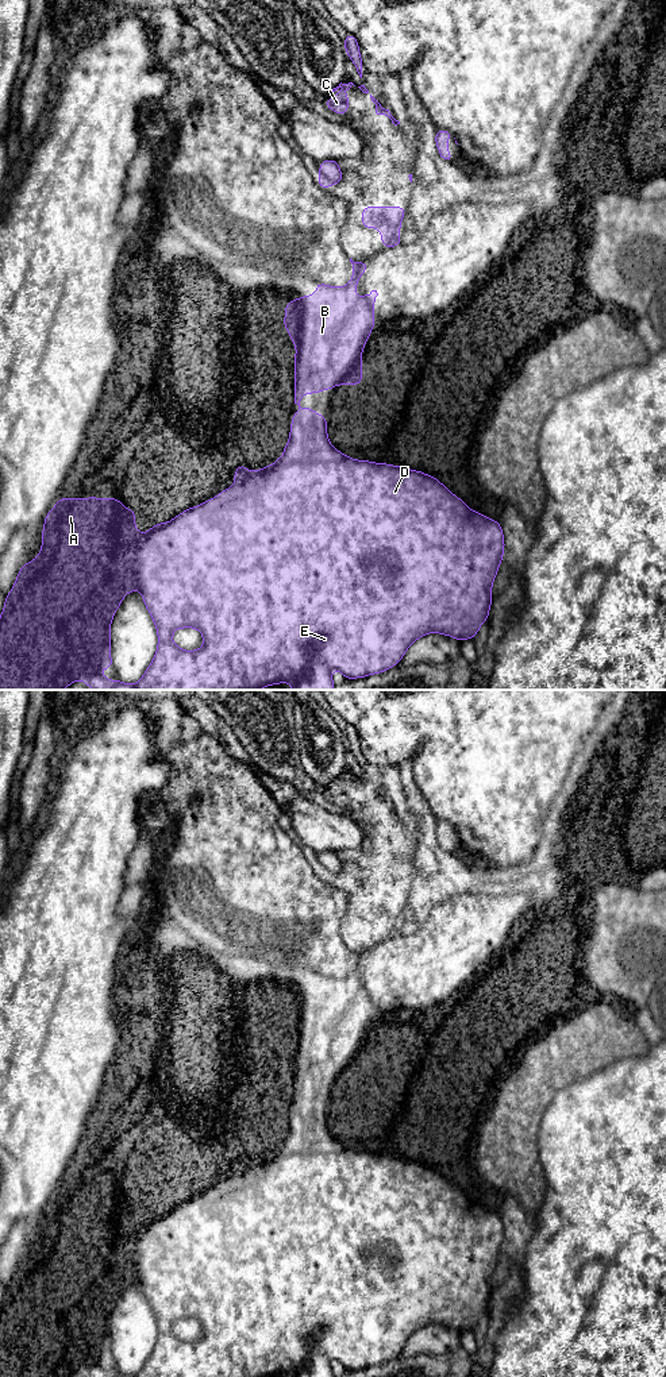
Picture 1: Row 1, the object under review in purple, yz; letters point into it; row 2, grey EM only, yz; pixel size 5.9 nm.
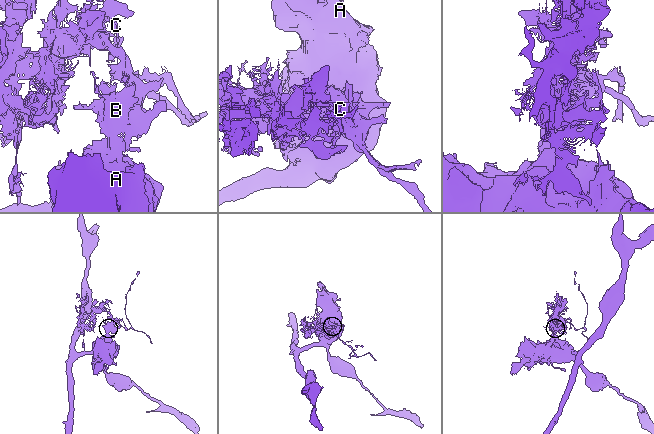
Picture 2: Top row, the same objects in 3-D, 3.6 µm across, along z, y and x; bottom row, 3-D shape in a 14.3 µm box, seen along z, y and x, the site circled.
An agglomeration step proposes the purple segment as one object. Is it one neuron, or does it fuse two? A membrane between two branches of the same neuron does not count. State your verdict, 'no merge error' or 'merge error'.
merge error

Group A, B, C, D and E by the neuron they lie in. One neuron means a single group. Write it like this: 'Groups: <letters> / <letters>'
Groups: A B D E / C

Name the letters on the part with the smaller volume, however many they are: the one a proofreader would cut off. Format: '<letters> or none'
C

